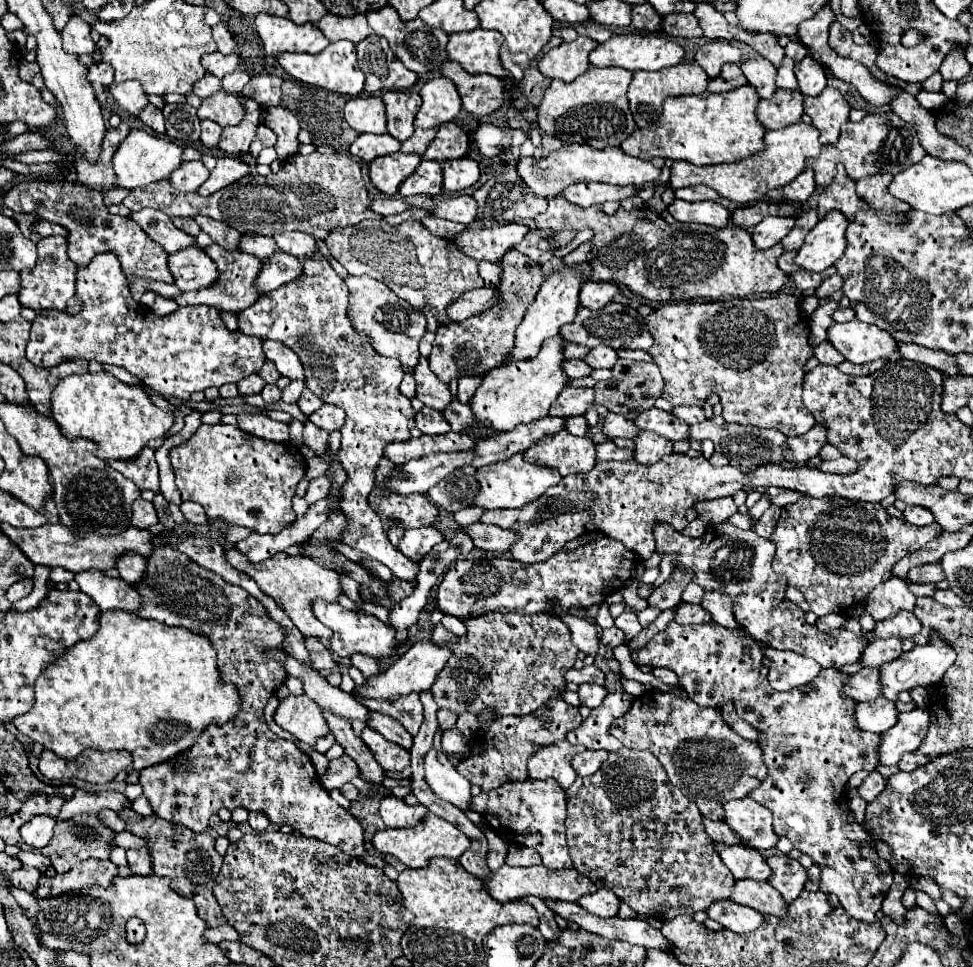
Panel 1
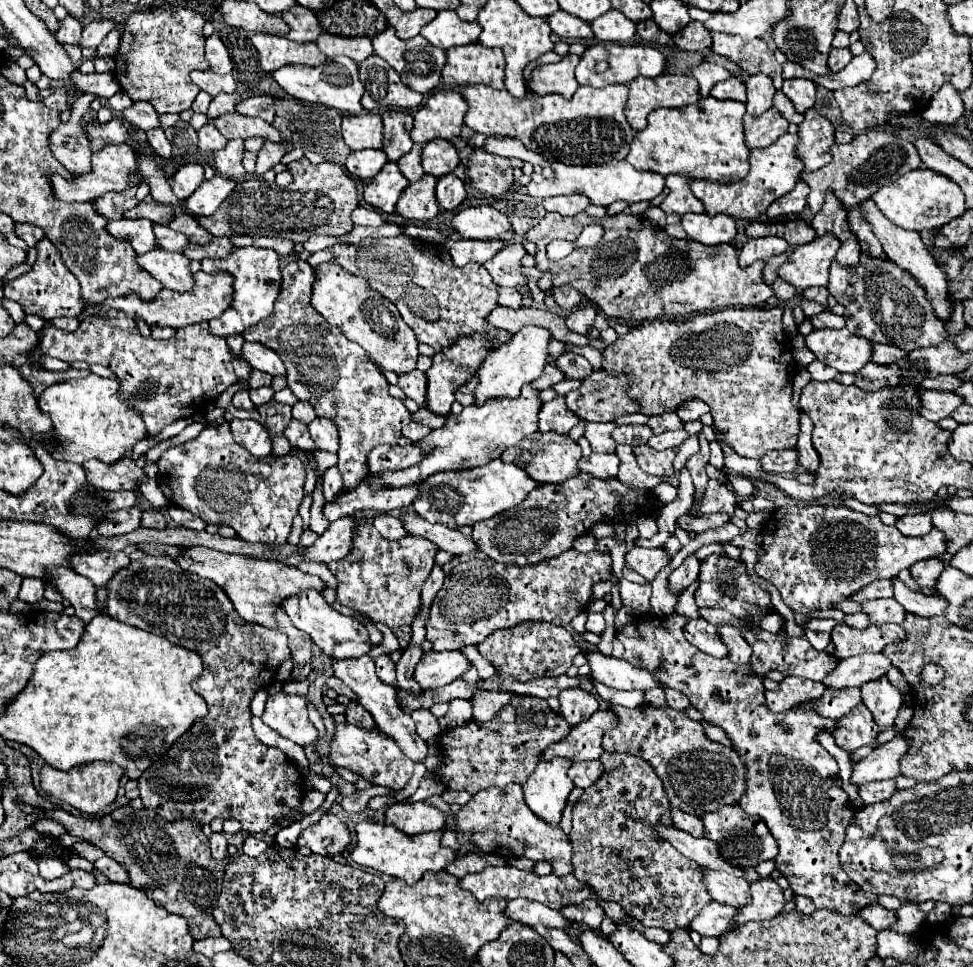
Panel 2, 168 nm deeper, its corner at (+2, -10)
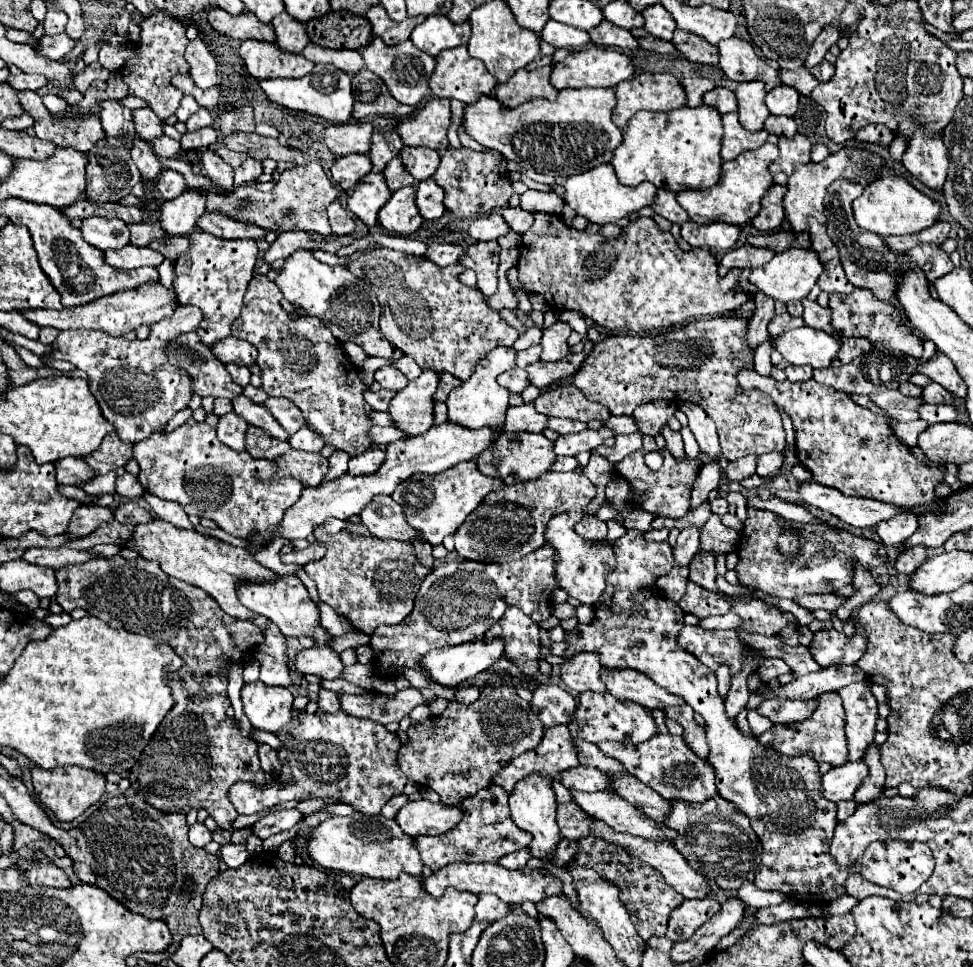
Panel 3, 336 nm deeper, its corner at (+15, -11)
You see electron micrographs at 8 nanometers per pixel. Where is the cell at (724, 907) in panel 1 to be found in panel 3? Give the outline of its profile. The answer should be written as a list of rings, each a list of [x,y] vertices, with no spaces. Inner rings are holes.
[[[702,898],[702,900],[684,900],[678,908],[672,910],[668,920],[668,932],[666,936],[674,942],[688,940],[706,920],[710,920],[718,910],[720,902],[714,898]]]

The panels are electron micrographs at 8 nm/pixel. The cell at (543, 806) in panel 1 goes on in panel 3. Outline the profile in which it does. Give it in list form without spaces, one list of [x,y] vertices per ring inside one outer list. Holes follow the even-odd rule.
[[[488,786],[480,792],[476,792],[474,796],[466,798],[460,802],[460,806],[466,810],[464,818],[460,824],[456,824],[452,830],[448,830],[446,834],[438,836],[438,838],[426,838],[426,836],[418,836],[414,838],[414,844],[422,856],[422,862],[426,866],[430,866],[432,870],[438,870],[446,864],[452,862],[496,862],[498,858],[522,850],[530,844],[530,836],[528,832],[520,830],[512,818],[510,818],[510,810],[506,804],[506,792],[500,786]]]

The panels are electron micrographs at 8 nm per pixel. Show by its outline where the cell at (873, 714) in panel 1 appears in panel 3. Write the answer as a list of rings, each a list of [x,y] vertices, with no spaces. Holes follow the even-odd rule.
[[[836,692],[818,696],[818,706],[808,720],[792,724],[774,724],[768,732],[758,736],[760,744],[772,748],[784,756],[810,756],[816,762],[828,762],[830,766],[842,766],[848,762],[848,746],[844,734],[844,708]]]

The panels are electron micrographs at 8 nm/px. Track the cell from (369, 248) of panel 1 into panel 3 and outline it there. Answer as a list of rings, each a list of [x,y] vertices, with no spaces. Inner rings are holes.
[[[378,248],[368,254],[356,252],[348,262],[348,268],[356,276],[366,280],[370,286],[378,286],[378,302],[382,306],[380,332],[394,348],[414,358],[422,370],[428,368],[436,372],[450,372],[452,376],[464,382],[472,376],[476,362],[482,360],[492,348],[512,346],[514,340],[518,338],[518,330],[512,328],[506,320],[502,320],[500,314],[486,304],[484,294],[480,290],[468,288],[462,282],[458,282],[458,274],[464,270],[460,264],[452,264],[442,270],[428,258],[418,258],[406,252]]]

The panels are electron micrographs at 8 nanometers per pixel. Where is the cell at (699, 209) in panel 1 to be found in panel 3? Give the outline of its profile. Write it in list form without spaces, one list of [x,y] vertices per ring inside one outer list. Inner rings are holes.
[[[686,222],[682,226],[682,238],[694,248],[730,250],[738,242],[738,236],[740,236],[740,228],[724,222],[714,222],[708,226]]]

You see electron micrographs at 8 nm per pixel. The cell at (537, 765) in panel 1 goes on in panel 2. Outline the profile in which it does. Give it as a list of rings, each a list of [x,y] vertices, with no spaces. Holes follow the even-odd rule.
[[[541,759],[529,779],[523,783],[525,801],[535,815],[557,825],[569,793],[575,789],[567,771],[573,763],[567,759]]]

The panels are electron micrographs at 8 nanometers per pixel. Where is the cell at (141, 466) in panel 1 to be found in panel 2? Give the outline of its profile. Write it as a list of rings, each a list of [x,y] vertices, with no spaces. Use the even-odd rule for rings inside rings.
[[[131,457],[111,463],[111,465],[91,459],[83,463],[83,469],[85,469],[87,481],[93,483],[93,487],[99,487],[105,491],[129,489],[139,495],[139,481],[147,477],[143,467],[137,467],[137,463]]]

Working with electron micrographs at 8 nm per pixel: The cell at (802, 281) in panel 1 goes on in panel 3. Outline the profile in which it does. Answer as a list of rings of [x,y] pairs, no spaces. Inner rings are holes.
[[[806,298],[802,300],[802,306],[804,306],[802,320],[804,320],[806,326],[834,334],[832,332],[832,312],[830,312],[830,308],[822,308],[818,302],[806,300]]]

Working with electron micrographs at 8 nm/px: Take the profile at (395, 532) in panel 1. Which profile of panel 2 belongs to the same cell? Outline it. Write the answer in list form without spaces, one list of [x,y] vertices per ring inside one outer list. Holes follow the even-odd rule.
[[[381,513],[381,515],[377,515],[377,517],[373,519],[373,525],[379,529],[379,533],[381,533],[385,539],[401,539],[401,537],[407,535],[401,519],[397,519],[397,517],[393,517],[393,515]]]

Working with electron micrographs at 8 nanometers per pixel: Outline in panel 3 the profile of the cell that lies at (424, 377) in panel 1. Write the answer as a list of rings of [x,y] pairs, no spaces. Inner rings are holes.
[[[396,366],[378,368],[376,374],[374,374],[374,380],[376,380],[382,388],[388,388],[388,390],[394,390],[394,392],[402,390],[402,388],[408,384],[406,376],[404,376]]]

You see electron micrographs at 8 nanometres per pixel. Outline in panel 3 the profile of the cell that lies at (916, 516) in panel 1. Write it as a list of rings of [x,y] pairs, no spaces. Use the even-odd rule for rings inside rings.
[[[902,512],[892,516],[890,520],[884,520],[876,526],[876,534],[880,536],[882,544],[888,550],[888,559],[894,567],[896,558],[902,550],[904,550],[904,542],[908,540],[908,536],[912,536],[918,528],[918,518],[912,512]]]

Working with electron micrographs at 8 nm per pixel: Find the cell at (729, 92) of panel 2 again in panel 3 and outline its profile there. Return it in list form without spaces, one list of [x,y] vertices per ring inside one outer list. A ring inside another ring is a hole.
[[[714,88],[714,90],[710,90],[708,94],[704,94],[702,102],[712,106],[712,108],[716,108],[720,114],[728,114],[728,112],[736,112],[738,110],[736,96],[728,88]]]

